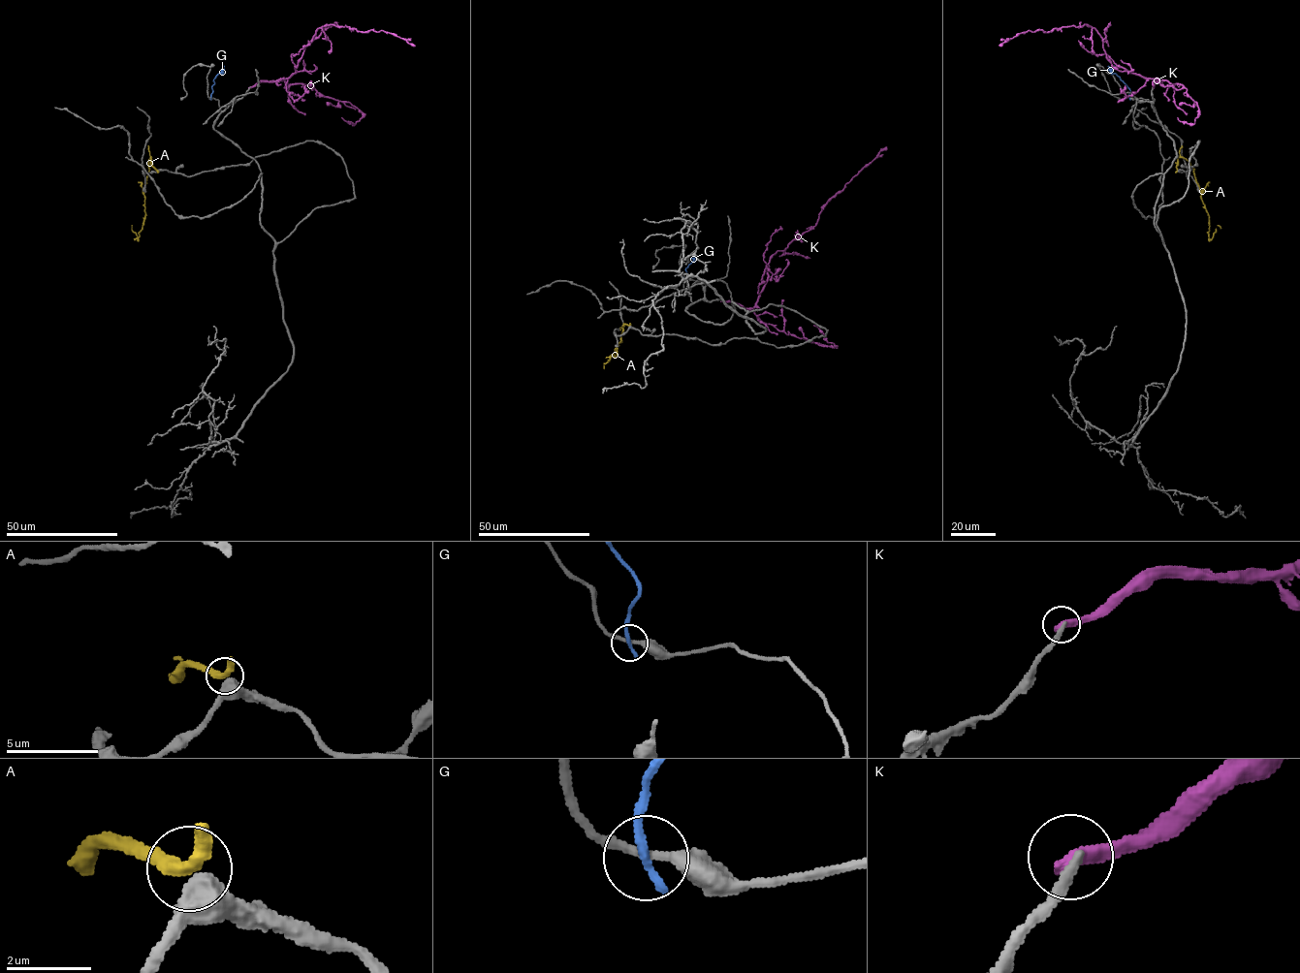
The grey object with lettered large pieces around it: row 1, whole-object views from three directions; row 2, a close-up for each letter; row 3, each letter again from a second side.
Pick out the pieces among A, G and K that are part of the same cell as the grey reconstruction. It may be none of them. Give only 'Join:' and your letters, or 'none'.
Join: none

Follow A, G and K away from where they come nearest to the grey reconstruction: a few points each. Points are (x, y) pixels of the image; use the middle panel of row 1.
A: (629, 326), (622, 327), (621, 340), (616, 347), (618, 356), (611, 357), (604, 368)
G: (682, 276), (684, 278), (685, 268), (694, 260), (694, 262)
K: (721, 300), (752, 308), (767, 278), (770, 259), (816, 224), (827, 202), (887, 147)

